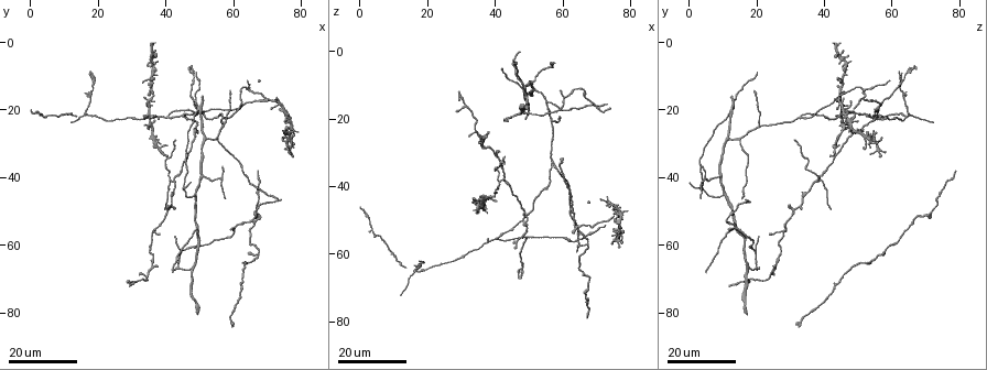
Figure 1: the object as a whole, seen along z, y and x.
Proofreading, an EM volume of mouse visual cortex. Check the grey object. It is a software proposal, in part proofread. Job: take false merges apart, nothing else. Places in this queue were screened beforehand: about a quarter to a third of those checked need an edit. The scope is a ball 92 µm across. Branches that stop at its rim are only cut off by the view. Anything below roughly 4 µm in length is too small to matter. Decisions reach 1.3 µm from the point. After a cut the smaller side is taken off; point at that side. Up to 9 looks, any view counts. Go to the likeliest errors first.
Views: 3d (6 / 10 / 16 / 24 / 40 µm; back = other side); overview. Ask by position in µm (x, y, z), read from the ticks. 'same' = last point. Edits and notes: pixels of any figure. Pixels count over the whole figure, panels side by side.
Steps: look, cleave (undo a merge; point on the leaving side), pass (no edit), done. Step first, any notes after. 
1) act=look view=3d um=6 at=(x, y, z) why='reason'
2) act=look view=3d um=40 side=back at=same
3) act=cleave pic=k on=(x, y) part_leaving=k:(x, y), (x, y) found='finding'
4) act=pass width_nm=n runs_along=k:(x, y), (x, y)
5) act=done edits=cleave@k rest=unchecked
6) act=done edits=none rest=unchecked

act=look view=3d um=16 at=(16.0, 21.0, 65.5) why='arms part here'

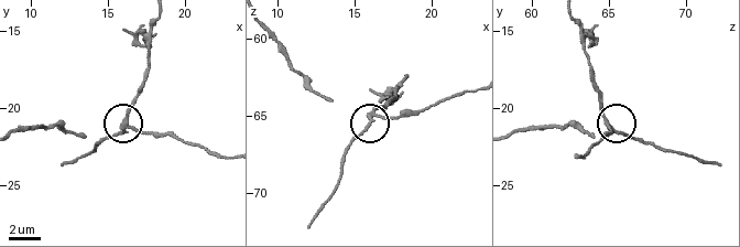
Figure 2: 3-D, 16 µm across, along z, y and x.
act=look view=3d um=6 at=(16.2, 20.6, 64.8)

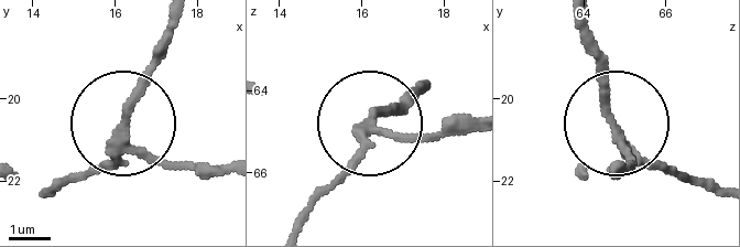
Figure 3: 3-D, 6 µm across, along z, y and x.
act=cleave pic=3 on=(143, 89) width_nm=200 part_leaving=3:(120, 141), (169, 18) found='two neurons meet here'

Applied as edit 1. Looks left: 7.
act=look view=overview

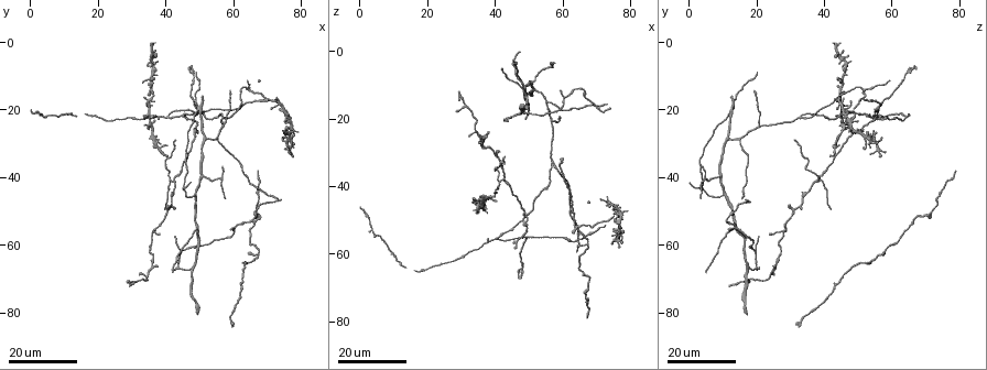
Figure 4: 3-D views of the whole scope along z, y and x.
act=look view=3d um=16 at=(56.5, 25.0, 21.0) why='branch point'

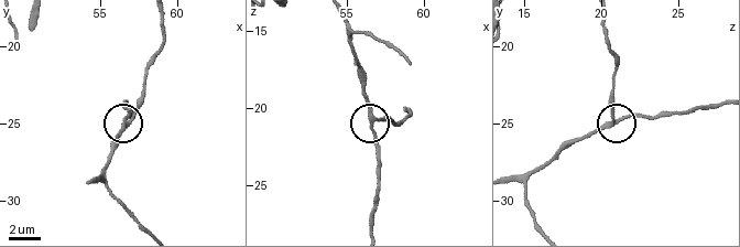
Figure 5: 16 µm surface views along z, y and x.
act=look view=3d um=6 at=(57.0, 25.0, 20.8) why='zoom in'

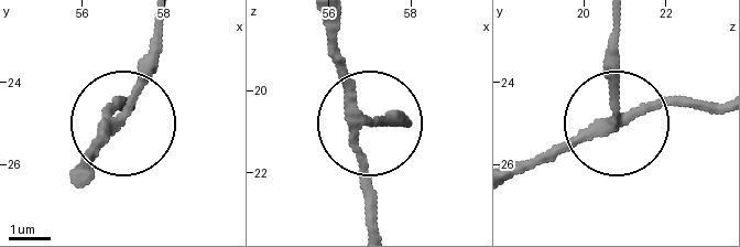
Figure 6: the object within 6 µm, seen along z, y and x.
act=look view=3d um=6 side=back at=(56.95, 24.75, 20.70)

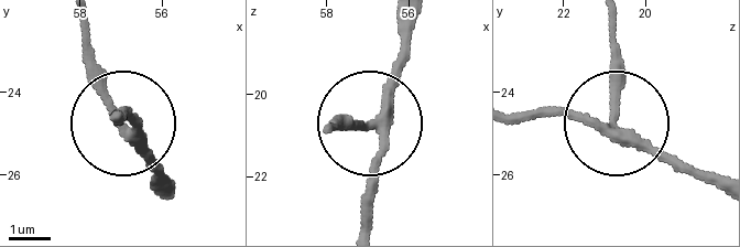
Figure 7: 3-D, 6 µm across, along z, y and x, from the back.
act=pass arms=3 found='one neuron here'

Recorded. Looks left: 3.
act=look view=3d um=16 at=(49.0, 54.5, 13.0) why='three-way junction'

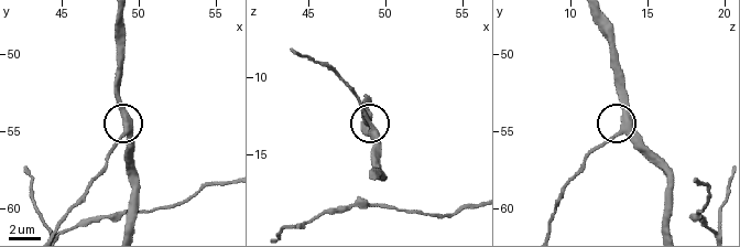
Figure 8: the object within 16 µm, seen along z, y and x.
act=look view=3d um=6 at=(49.2, 55.0, 13.4)

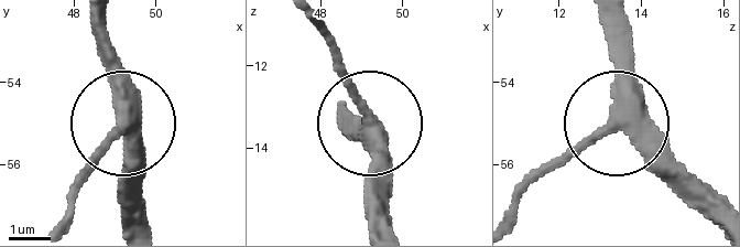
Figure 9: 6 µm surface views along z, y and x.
act=look view=3d um=6 side=back at=(49.25, 55.00, 13.45)

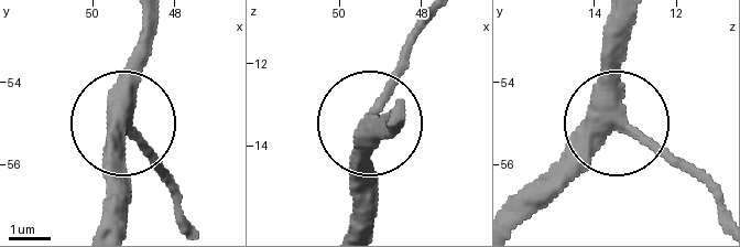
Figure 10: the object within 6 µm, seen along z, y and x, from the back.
act=pass side_arm_um=19 runs_along=10:(632, 24), (611, 109), (714, 200) found='one neuron here'

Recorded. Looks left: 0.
act=done edits=cleave@3 rest=unchecked

